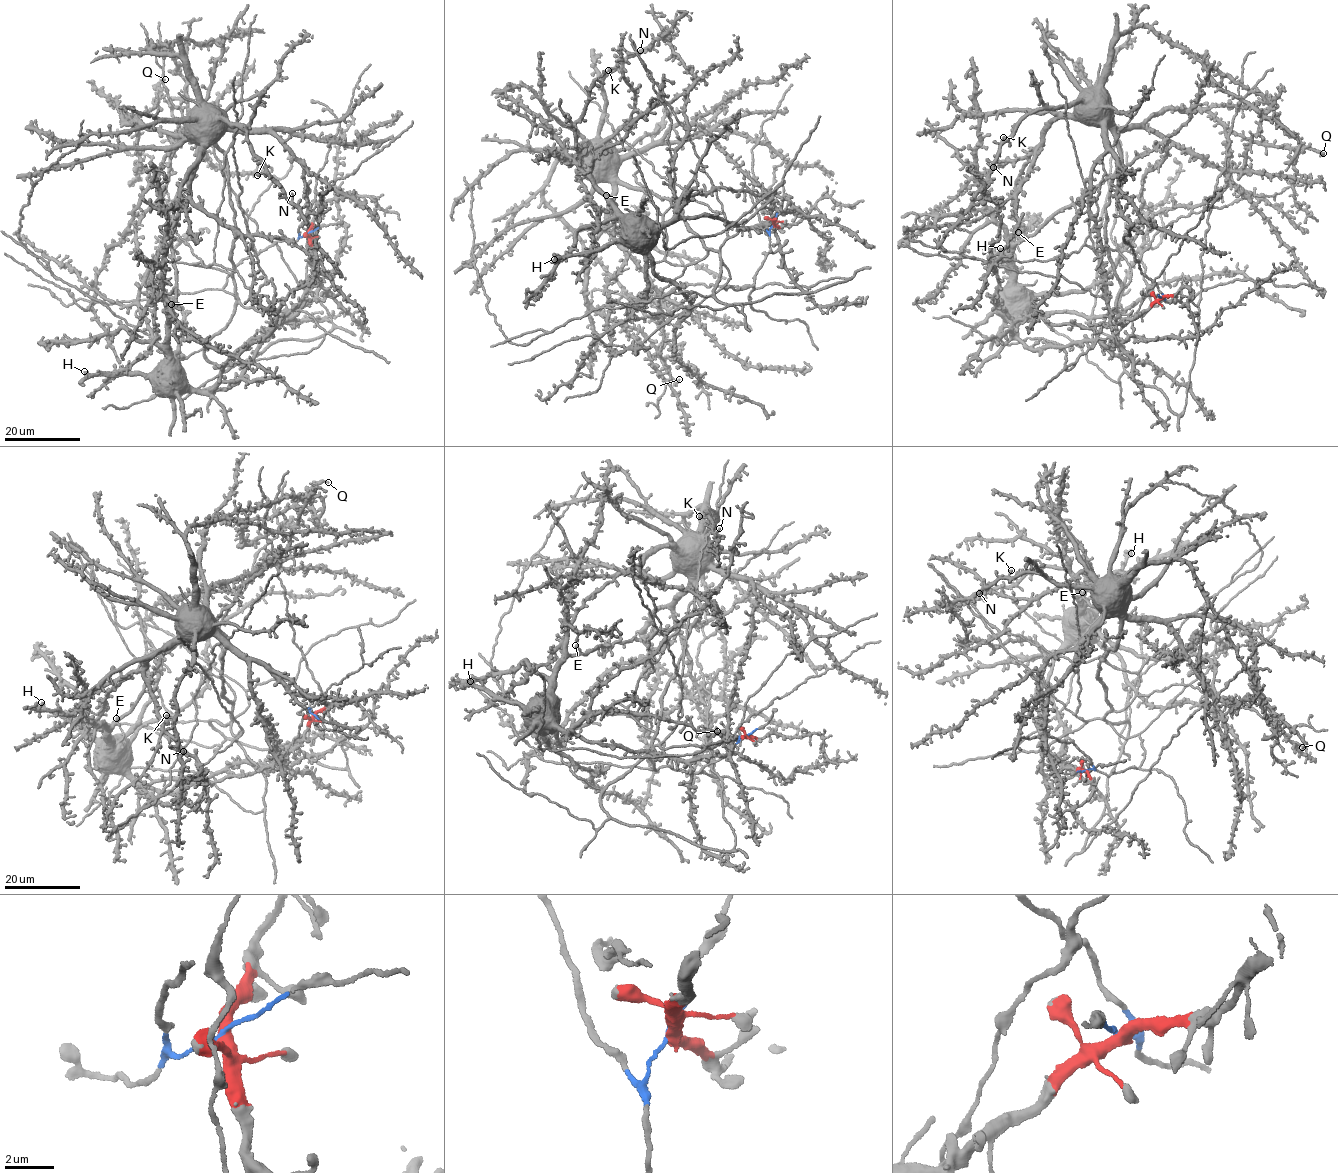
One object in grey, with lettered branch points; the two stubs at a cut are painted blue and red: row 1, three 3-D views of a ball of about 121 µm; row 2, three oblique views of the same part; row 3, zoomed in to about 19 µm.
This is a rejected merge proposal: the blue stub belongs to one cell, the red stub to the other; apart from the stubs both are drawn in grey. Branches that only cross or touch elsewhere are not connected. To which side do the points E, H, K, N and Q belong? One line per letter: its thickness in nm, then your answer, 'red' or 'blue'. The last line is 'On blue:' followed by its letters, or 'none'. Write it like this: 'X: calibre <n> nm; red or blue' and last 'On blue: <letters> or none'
E: calibre 480 nm; red
H: calibre 240 nm; red
K: calibre 360 nm; blue
N: calibre 170 nm; blue
Q: calibre 190 nm; blue
On blue: K, N, Q

